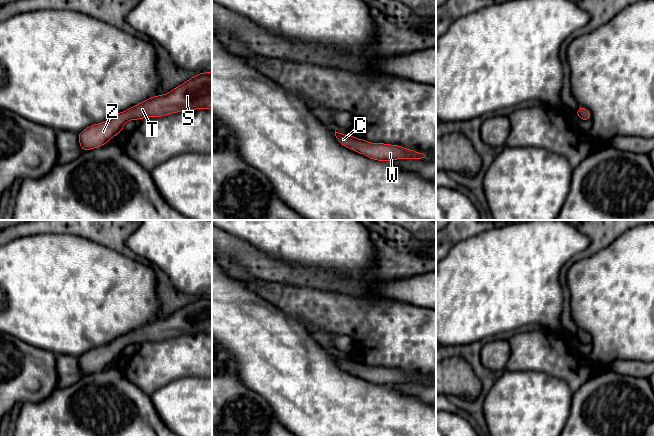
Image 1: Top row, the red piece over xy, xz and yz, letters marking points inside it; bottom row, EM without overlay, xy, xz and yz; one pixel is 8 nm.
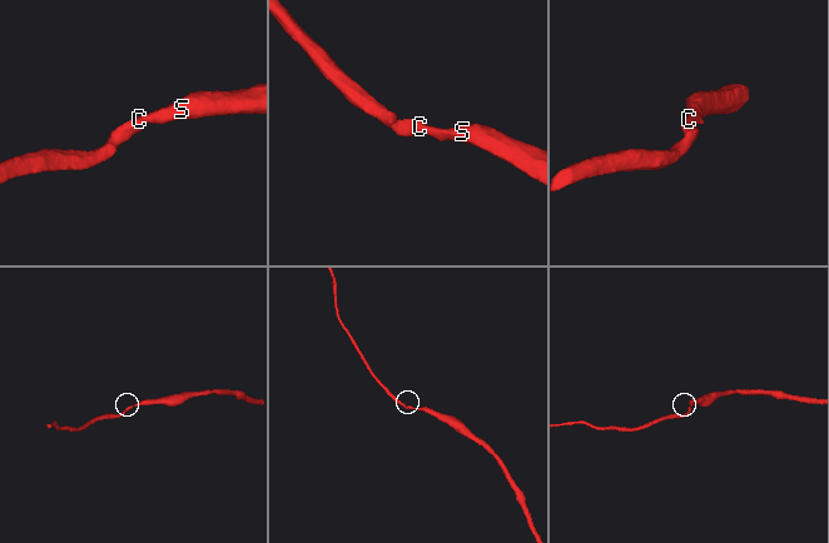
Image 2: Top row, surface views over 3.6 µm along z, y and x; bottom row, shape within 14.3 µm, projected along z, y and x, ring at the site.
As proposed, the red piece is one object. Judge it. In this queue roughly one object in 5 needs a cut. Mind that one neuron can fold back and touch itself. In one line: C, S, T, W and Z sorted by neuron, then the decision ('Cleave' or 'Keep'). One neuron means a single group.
Groups: C S T W Z. Keep

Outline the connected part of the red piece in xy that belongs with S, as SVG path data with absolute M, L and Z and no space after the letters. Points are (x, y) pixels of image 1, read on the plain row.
M212 296L198 297L164 319L153 320L102 347L85 352L78 358L79 368L83 376L99 372L117 360L130 344L197 333L212 334Z

